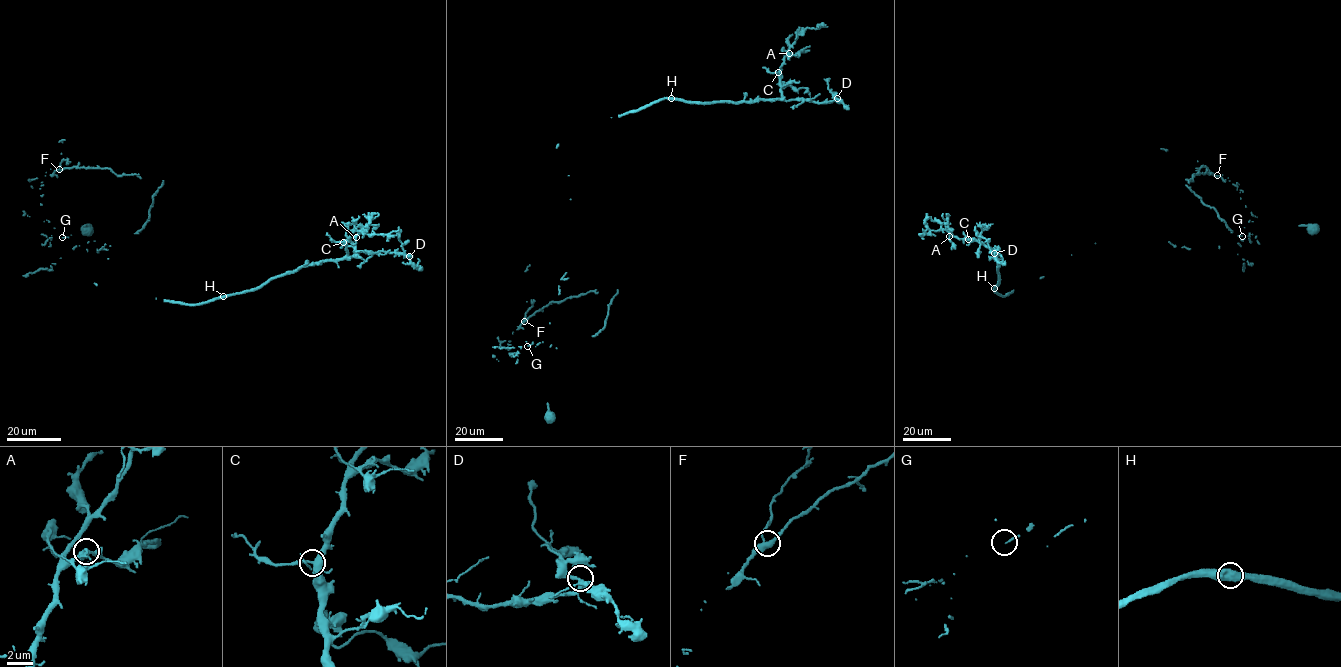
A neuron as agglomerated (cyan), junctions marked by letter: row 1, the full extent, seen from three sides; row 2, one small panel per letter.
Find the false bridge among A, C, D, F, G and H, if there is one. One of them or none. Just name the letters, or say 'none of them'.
none of them

